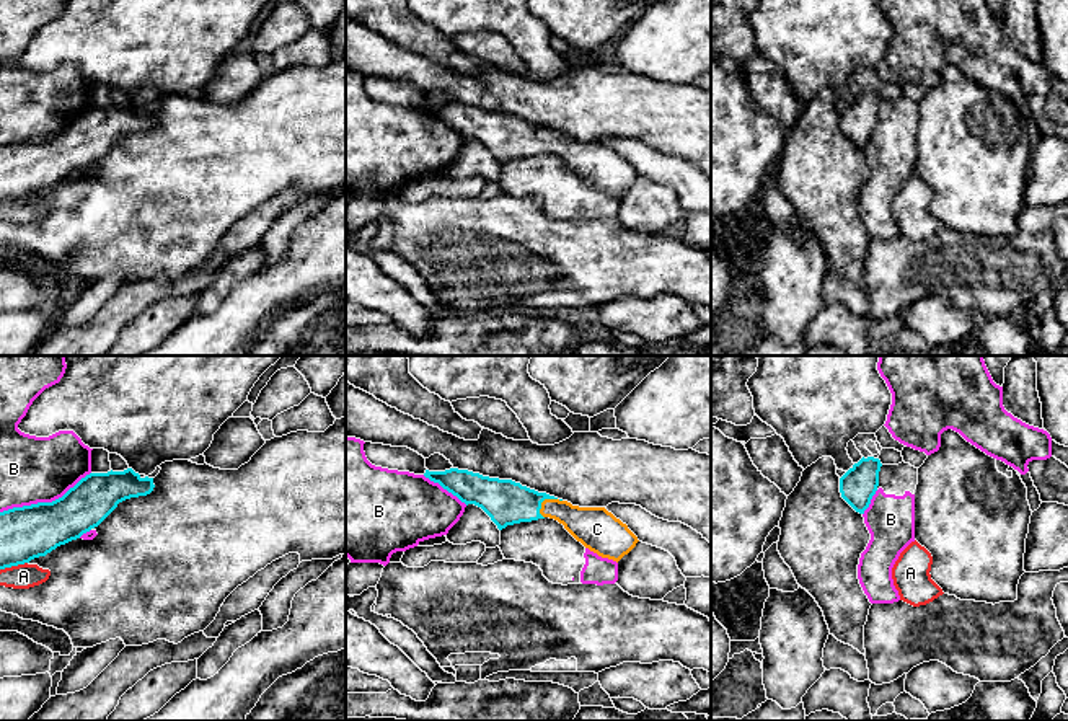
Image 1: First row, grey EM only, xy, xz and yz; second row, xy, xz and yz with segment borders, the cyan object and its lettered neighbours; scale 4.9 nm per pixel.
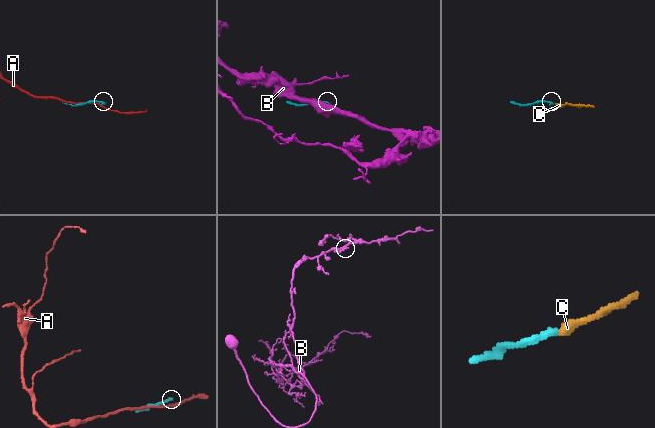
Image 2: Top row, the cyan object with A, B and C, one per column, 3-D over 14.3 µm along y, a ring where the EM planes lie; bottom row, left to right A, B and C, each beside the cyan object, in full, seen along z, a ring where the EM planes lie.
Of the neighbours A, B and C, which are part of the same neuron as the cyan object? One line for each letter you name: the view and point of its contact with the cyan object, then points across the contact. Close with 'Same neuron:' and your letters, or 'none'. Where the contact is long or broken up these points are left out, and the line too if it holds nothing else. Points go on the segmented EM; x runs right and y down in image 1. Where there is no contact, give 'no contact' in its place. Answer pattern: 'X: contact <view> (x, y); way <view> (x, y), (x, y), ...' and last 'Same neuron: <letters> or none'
C: contact xz (547, 498); way xz (507, 503), (547, 498), (558, 509), (589, 526)
Same neuron: C

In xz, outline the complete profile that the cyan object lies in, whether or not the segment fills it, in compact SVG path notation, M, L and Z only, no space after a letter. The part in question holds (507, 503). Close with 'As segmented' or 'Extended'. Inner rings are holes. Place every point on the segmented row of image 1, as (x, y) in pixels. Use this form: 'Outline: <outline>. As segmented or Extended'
Outline: M426 470L424 476L439 483L466 506L481 507L499 530L549 517L563 524L585 548L616 563L639 542L628 525L605 507L572 506L512 480L489 478L468 470Z. Extended

